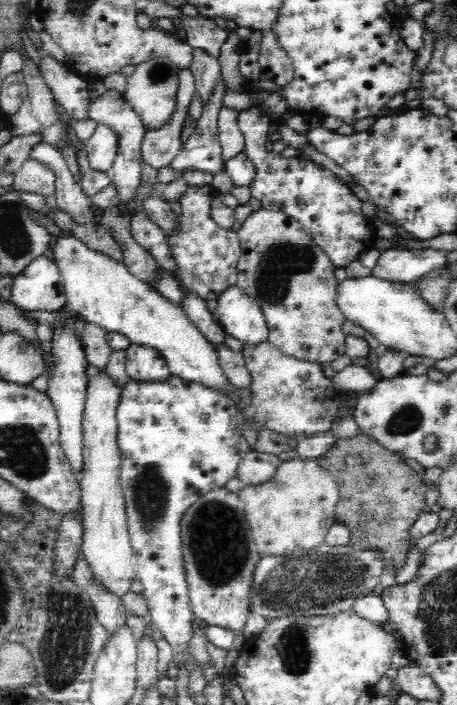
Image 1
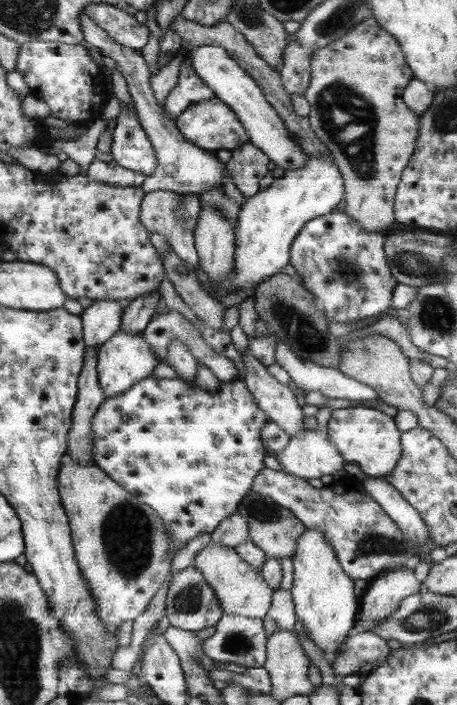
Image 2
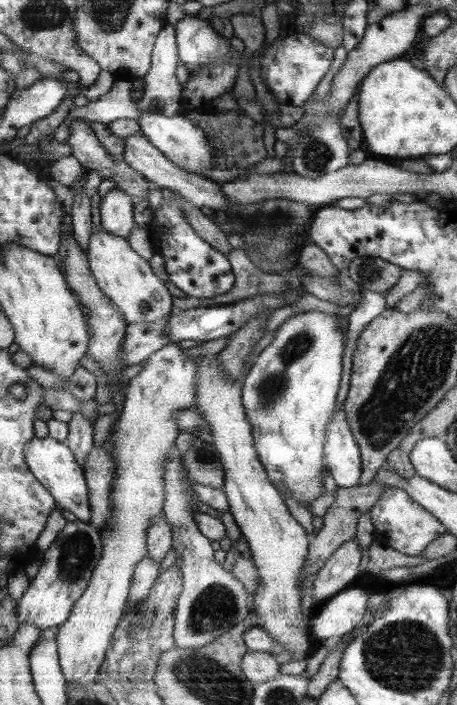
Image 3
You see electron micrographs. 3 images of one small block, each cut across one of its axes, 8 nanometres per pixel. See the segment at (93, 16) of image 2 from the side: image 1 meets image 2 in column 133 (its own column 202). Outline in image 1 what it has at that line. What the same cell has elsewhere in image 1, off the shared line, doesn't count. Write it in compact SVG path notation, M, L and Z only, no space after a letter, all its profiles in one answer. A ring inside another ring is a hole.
M182 16L177 21L180 32L192 48L204 50L214 59L218 59L222 45L228 40L228 30L222 29L208 17L192 19Z

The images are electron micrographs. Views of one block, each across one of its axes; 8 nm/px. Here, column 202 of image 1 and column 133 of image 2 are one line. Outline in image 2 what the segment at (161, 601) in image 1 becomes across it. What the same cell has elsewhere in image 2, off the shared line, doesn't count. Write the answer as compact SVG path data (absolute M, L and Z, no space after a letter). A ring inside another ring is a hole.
M147 377L139 380L134 387L118 396L109 397L103 400L91 419L91 432L93 441L93 462L98 465L103 472L111 477L112 481L118 482L128 493L131 493L137 500L150 506L159 518L164 522L167 531L167 540L171 540L178 548L183 548L195 536L199 534L210 534L213 529L232 512L238 508L238 504L245 498L247 491L252 487L254 476L265 466L265 450L259 438L259 430L268 422L266 413L255 405L254 398L250 390L246 388L246 383L242 378L233 377L230 381L221 383L219 393L209 393L201 390L196 385L185 386L181 379L176 378L154 378Z

